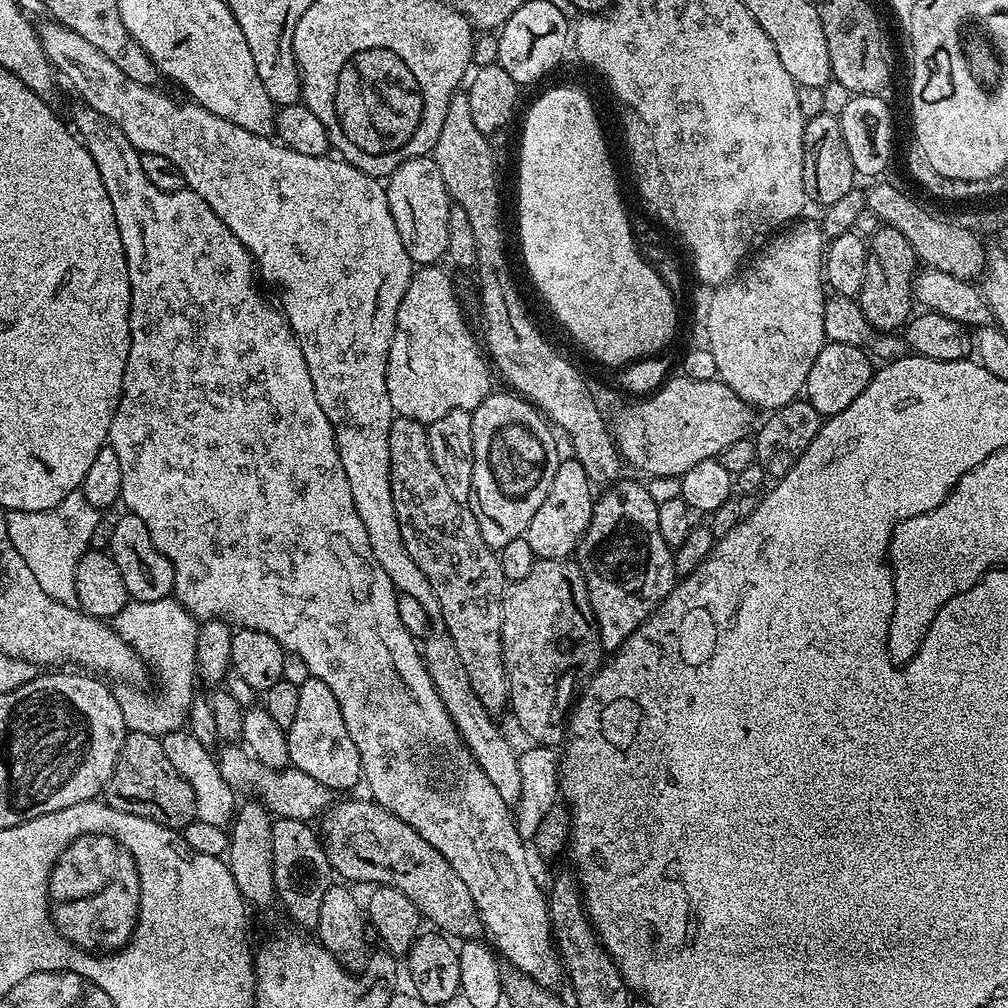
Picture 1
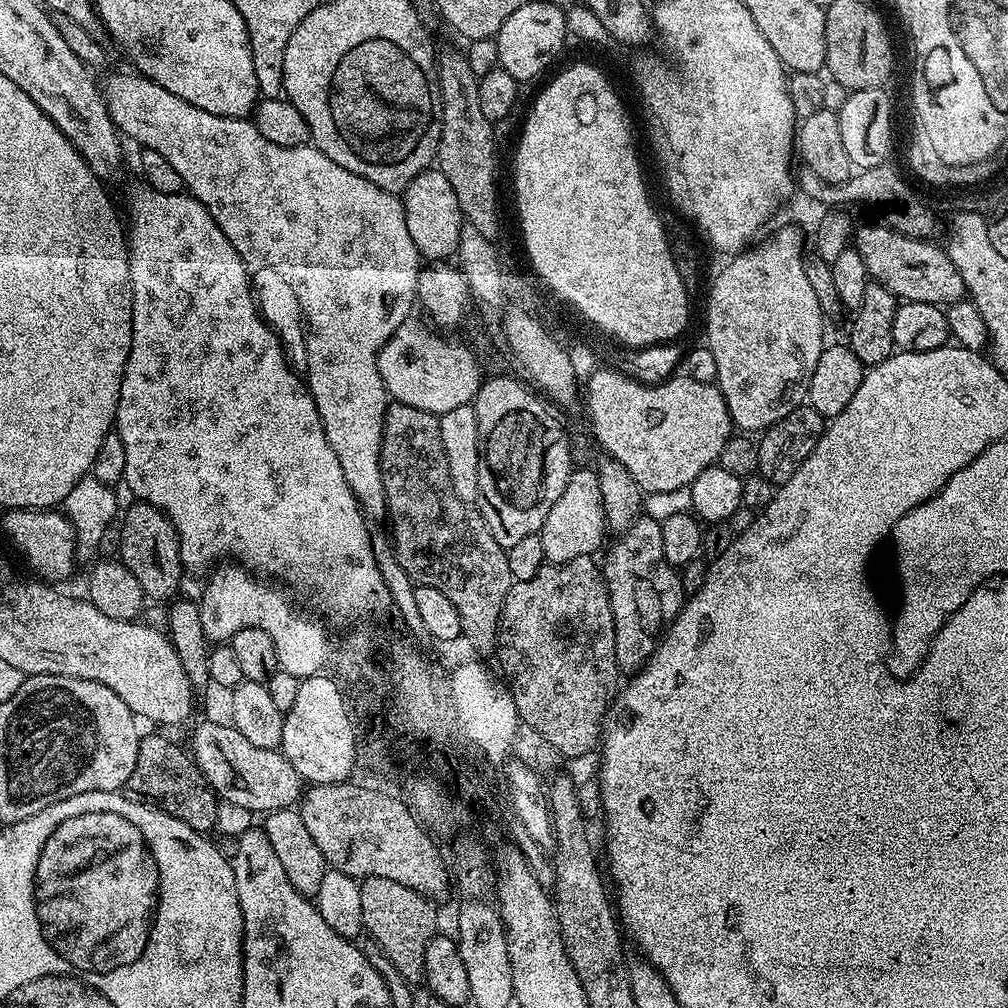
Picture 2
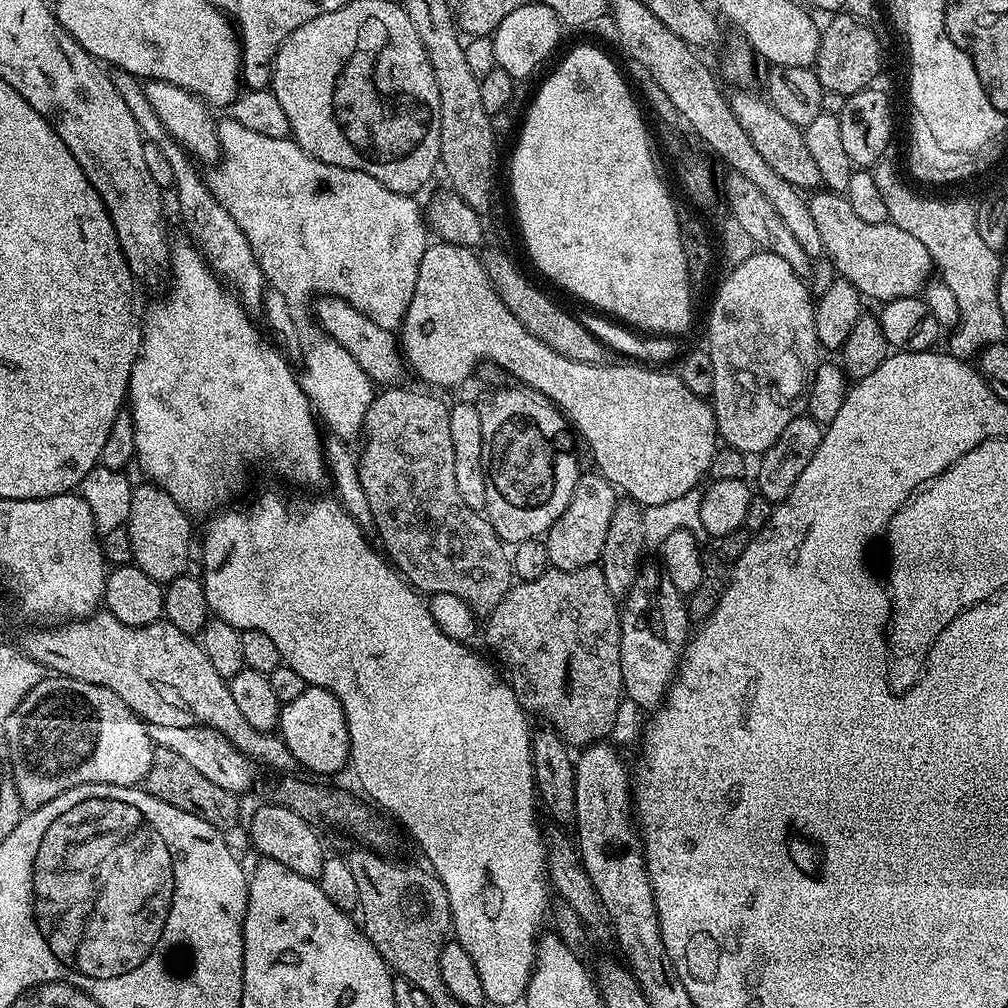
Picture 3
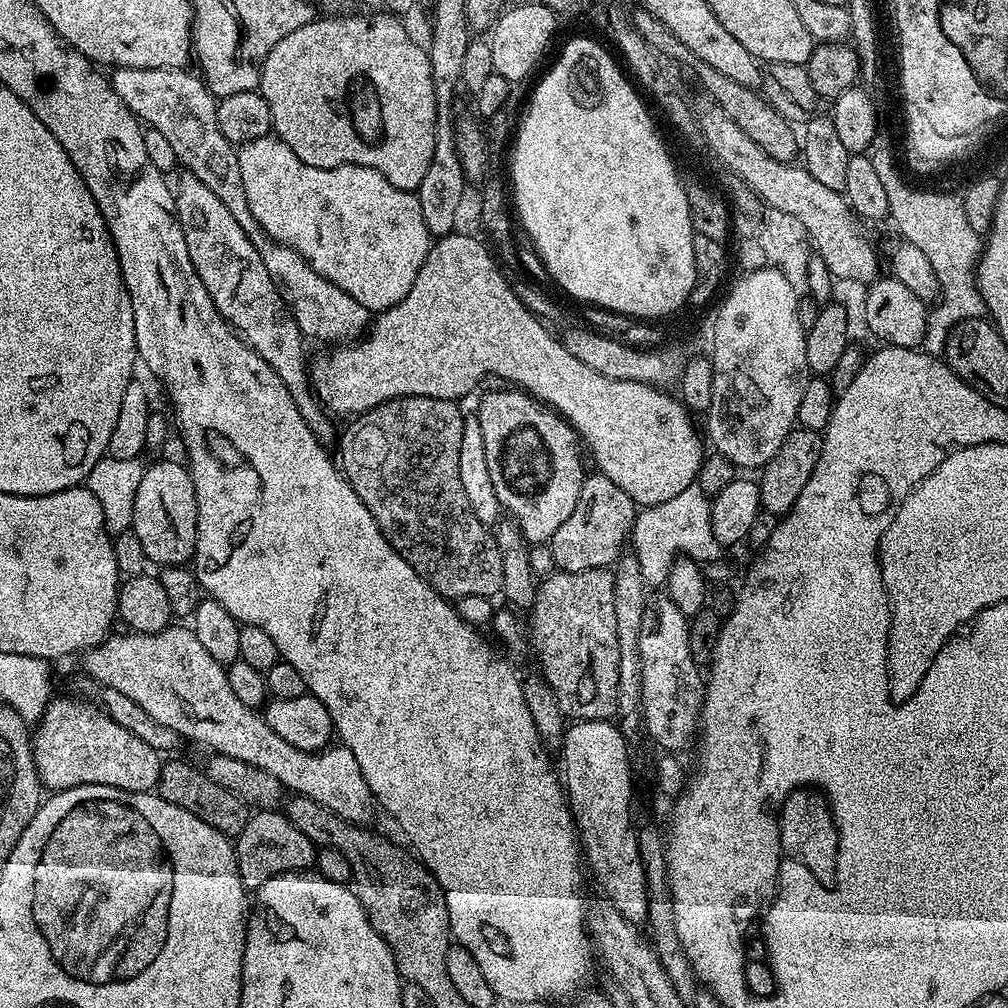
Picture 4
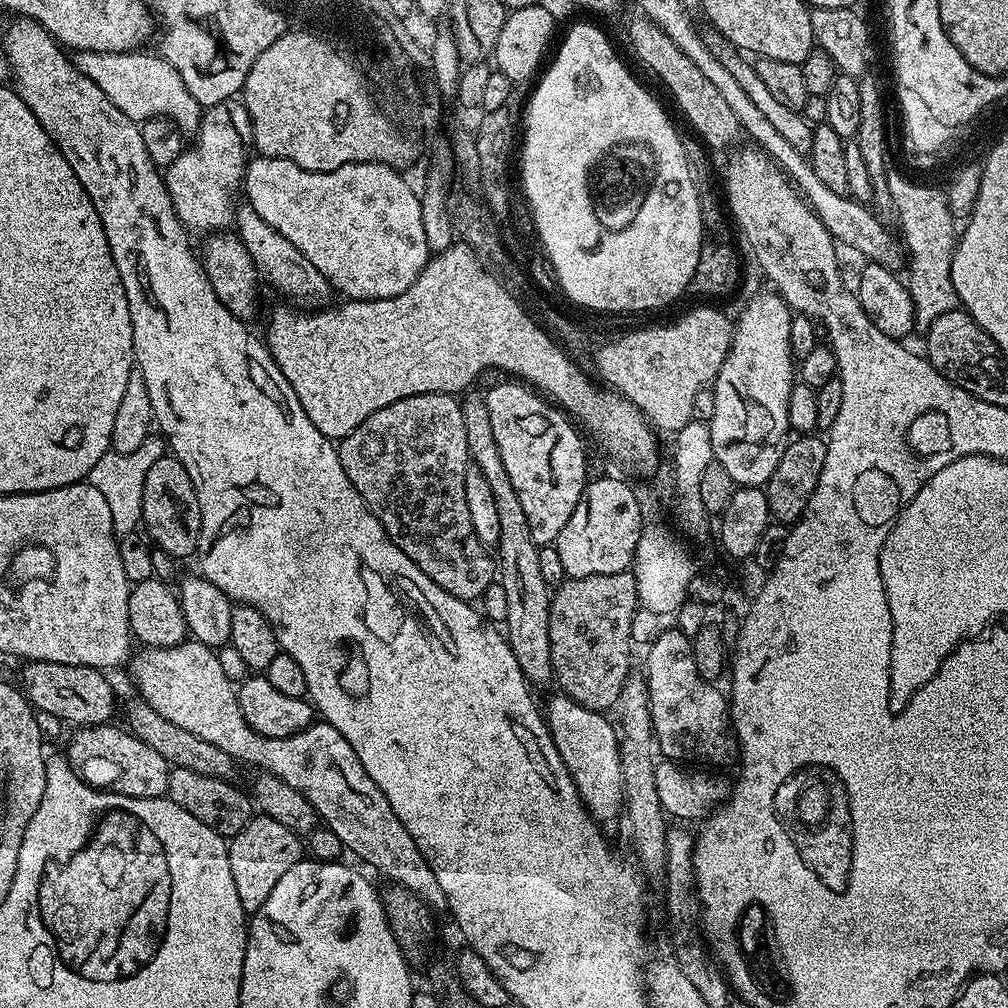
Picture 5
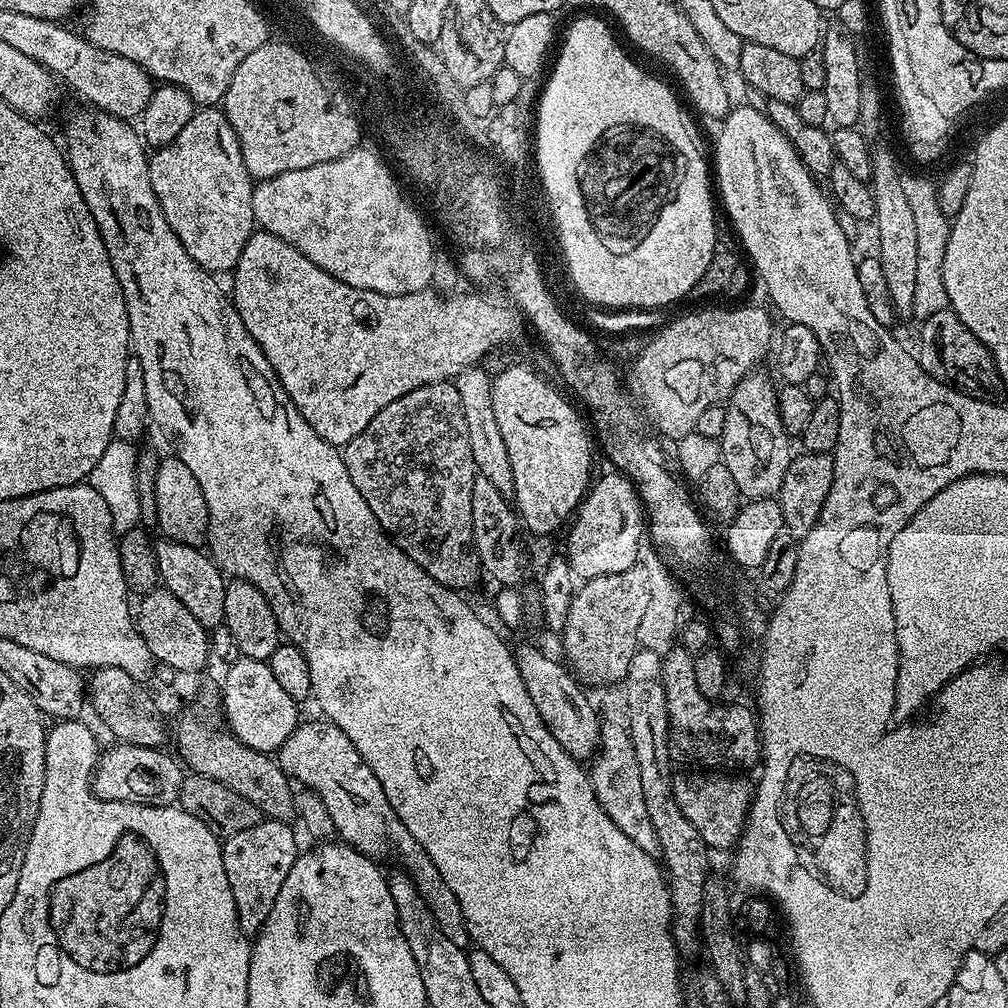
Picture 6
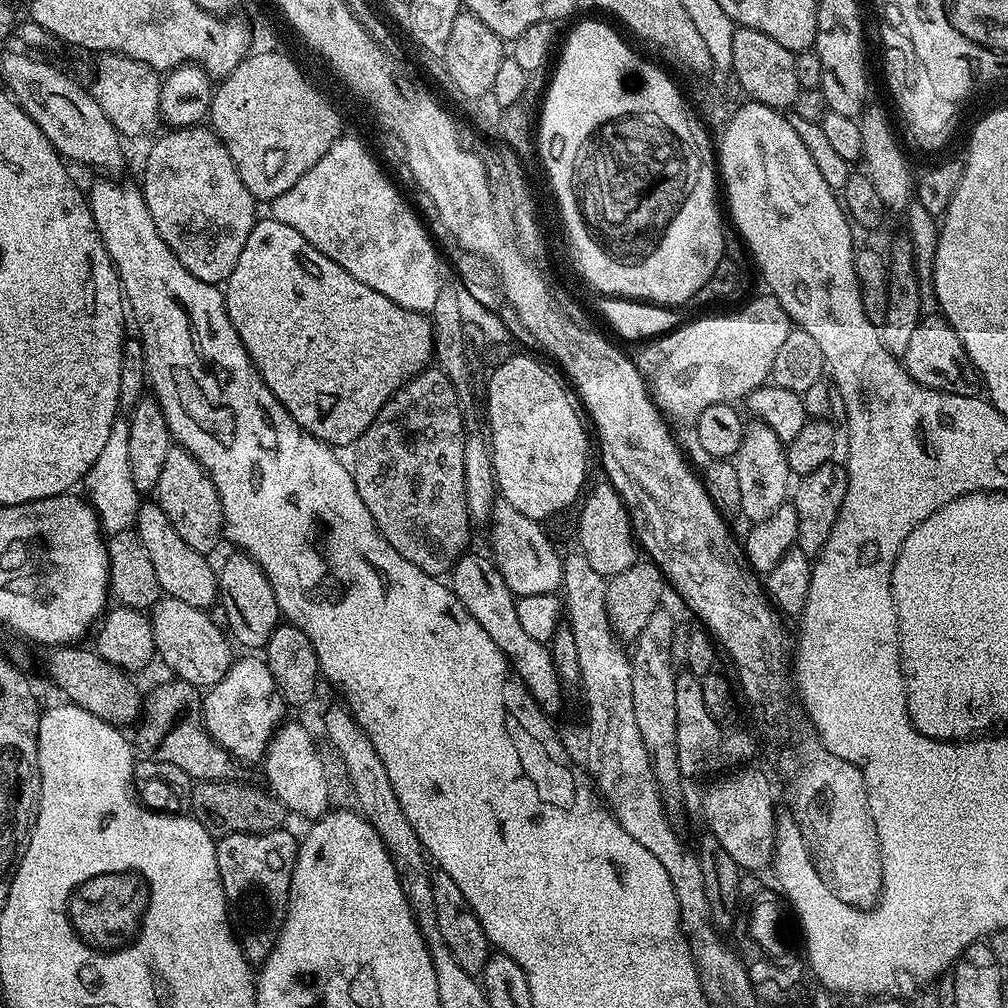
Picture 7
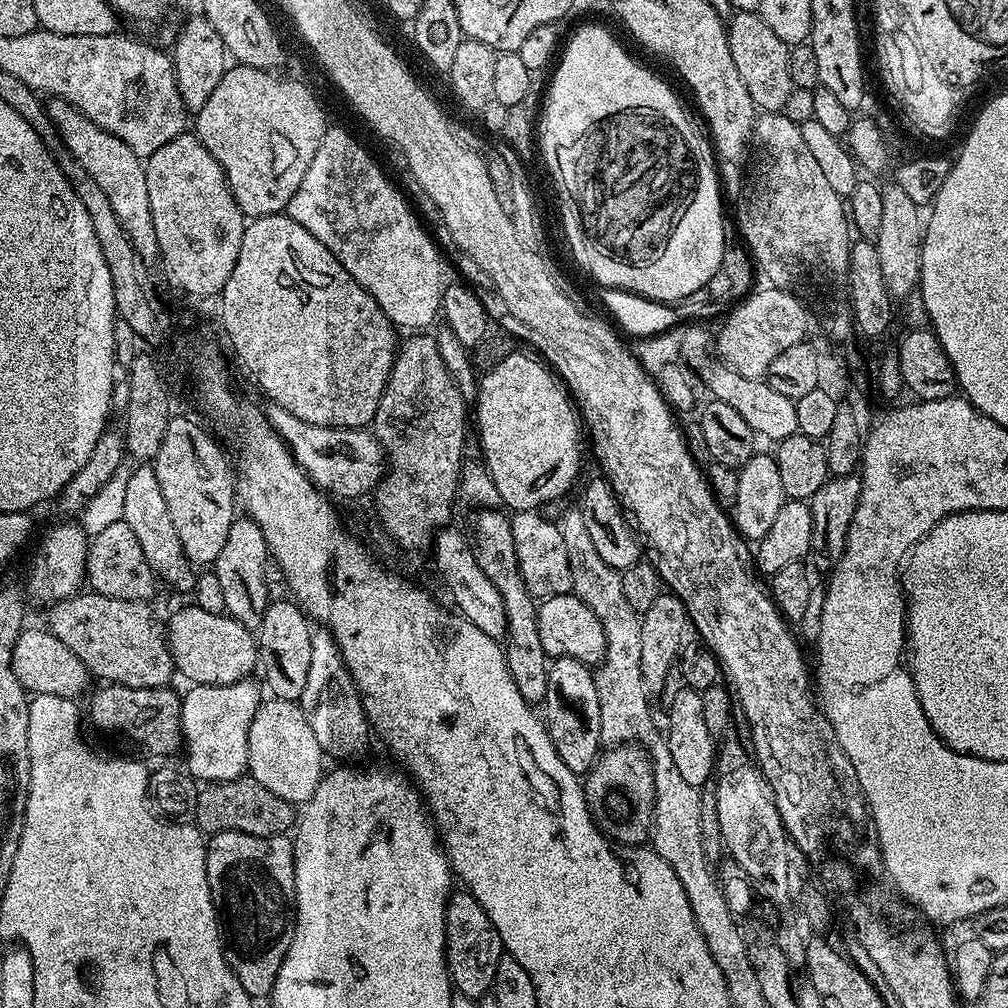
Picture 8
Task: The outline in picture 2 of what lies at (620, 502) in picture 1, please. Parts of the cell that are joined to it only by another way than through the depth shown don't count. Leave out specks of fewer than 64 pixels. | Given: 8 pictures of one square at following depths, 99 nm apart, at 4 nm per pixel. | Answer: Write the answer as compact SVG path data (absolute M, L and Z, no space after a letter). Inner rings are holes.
M642 514L626 531L619 533L612 545L607 545L603 553L602 571L604 584L608 588L610 610L614 620L614 654L616 667L621 673L635 674L644 667L652 656L662 633L671 625L672 619L684 606L686 593L681 573L672 567L662 554L662 530L660 521L652 520L647 514Z

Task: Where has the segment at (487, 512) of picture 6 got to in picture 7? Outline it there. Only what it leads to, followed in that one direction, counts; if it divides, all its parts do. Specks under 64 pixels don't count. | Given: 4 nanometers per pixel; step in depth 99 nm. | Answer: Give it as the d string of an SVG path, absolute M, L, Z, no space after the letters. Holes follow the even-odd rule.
M497 498L492 503L488 530L488 540L492 543L491 559L513 596L553 594L563 585L564 566L561 553L559 551L556 553L557 545L549 538L541 521L526 518L526 514L514 510L510 502Z

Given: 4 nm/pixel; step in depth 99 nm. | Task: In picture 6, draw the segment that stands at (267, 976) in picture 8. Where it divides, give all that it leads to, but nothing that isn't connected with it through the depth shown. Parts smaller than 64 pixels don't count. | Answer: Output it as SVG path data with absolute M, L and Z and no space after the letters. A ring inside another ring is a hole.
M264 818L258 826L250 826L250 830L242 830L223 841L222 866L226 866L226 878L230 881L230 894L234 894L240 929L249 938L255 937L266 918L270 918L278 890L282 890L282 882L286 882L286 874L290 874L290 866L296 861L298 847L292 826L283 820Z

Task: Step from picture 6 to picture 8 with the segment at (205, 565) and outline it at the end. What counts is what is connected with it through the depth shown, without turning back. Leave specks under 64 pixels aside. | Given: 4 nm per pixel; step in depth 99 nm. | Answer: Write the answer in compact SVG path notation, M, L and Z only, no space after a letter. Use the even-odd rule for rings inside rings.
M148 462L137 463L135 467L136 469L133 467L128 473L126 502L122 505L126 526L134 530L138 546L142 546L142 554L146 554L146 562L150 562L157 577L161 581L169 580L180 592L191 593L196 587L198 576L182 550L182 542L178 542L174 521L170 519L170 510L166 510L166 498L162 498L162 486L158 486L156 469Z

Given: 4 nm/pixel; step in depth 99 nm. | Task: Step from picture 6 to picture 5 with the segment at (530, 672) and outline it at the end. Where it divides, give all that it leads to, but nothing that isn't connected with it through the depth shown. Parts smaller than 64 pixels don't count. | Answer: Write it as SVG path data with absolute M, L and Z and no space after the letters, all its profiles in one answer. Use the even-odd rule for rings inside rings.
M555 694L548 700L546 723L552 736L554 746L586 806L592 819L601 826L612 824L621 819L625 811L624 779L622 778L622 762L620 761L620 741L618 728L607 719L605 713L595 712L574 698L563 694Z

